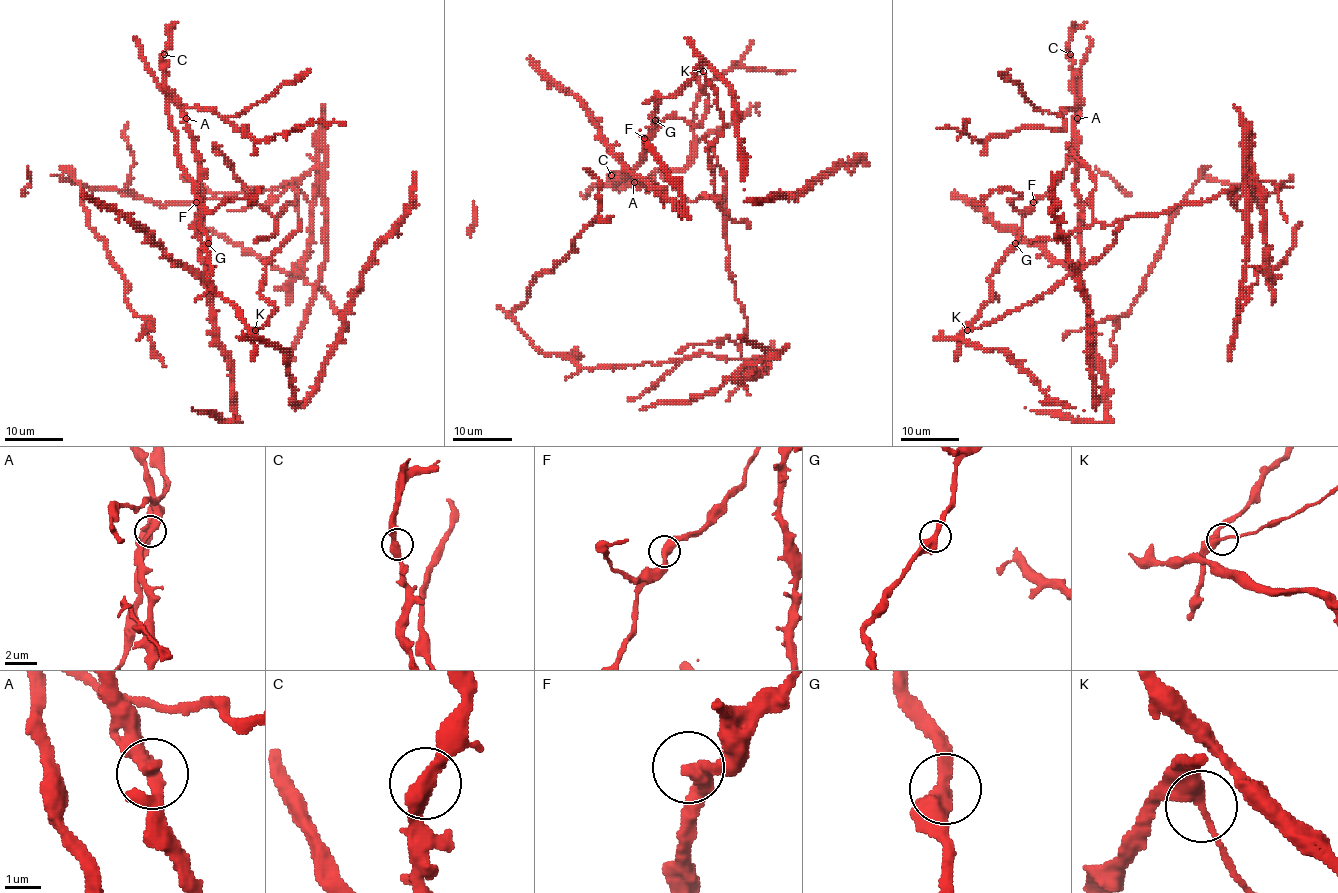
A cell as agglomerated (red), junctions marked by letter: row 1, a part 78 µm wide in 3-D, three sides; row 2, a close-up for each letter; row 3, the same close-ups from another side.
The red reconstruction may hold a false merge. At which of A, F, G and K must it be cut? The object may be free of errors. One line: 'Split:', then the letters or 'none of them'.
Split: none of them

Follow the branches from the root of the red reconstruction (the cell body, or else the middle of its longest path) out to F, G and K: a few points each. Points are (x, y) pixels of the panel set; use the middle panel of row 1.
F: (651, 184), (635, 180), (621, 189), (615, 187), (641, 160), (644, 138)
G: (651, 184), (635, 180), (621, 189), (615, 187), (641, 160), (642, 146), (655, 120)
K: (651, 184), (635, 180), (615, 187), (641, 160), (657, 95), (675, 95), (697, 70), (703, 71)

